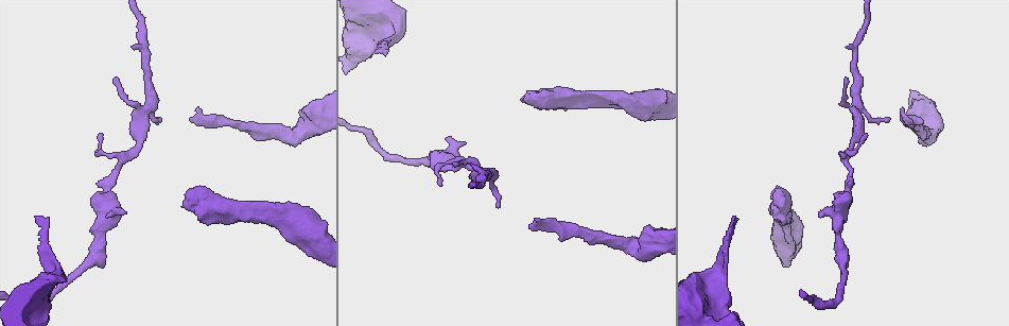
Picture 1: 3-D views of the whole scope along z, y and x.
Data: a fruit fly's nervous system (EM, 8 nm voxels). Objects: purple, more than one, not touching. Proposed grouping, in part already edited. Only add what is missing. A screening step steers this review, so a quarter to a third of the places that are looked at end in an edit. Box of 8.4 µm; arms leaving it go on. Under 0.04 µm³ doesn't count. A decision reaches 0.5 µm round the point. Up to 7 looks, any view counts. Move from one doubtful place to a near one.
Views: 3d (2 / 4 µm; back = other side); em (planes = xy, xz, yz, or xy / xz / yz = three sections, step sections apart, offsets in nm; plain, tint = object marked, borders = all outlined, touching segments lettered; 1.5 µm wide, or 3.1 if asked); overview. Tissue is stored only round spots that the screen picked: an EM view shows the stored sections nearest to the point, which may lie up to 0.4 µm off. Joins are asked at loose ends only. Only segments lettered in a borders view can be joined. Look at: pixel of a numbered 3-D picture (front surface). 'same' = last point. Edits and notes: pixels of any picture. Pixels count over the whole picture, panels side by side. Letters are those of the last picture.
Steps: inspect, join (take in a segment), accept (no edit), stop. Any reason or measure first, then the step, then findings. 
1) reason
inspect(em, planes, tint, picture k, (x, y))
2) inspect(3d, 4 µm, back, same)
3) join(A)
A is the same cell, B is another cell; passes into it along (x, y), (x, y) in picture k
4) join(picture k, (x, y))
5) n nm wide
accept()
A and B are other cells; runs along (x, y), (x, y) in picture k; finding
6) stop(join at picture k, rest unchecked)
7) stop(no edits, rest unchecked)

thin end
inspect(em, planes, borders, picture 1, (375, 51))

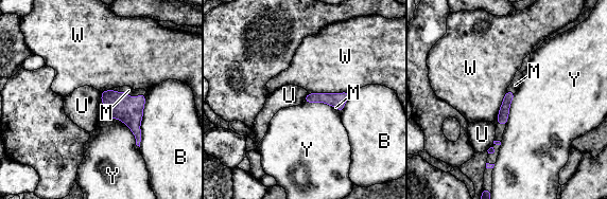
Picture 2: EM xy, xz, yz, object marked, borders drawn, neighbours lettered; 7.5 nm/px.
join(M)
M is the same cell, B, U, W and Y are other cells; passes into it along (118, 105), (128, 95), (128, 90) in picture 2; it goes on there

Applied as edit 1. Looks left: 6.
redraw
inspect(overview)

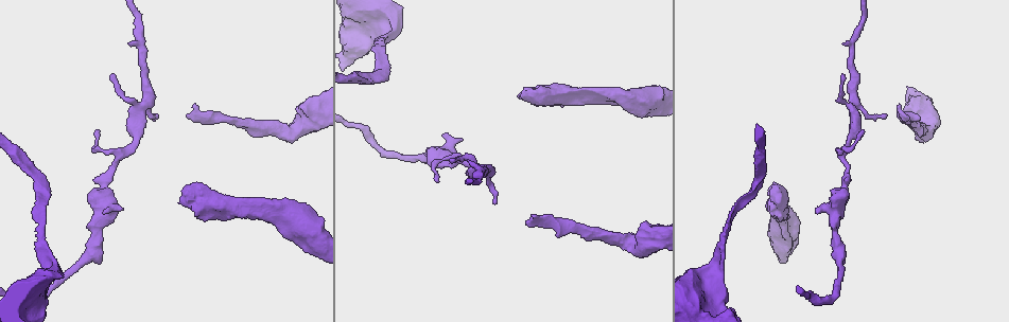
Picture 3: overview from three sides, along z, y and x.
long arm stops here
inspect(em, planes, borders, picture 3, (900, 105))

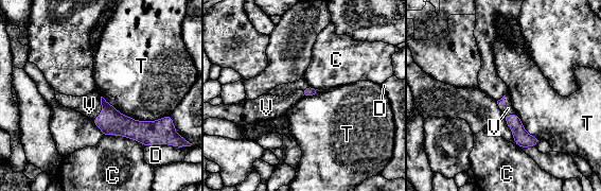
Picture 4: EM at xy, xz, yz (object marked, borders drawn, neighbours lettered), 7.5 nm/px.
T touches over 550 nm
join(V)
V is the same cell, C, D and T are other cells; passes into it along (110, 121), (103, 107), (89, 105) in picture 4; it goes on there

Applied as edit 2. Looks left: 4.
redraw
inspect(overview)

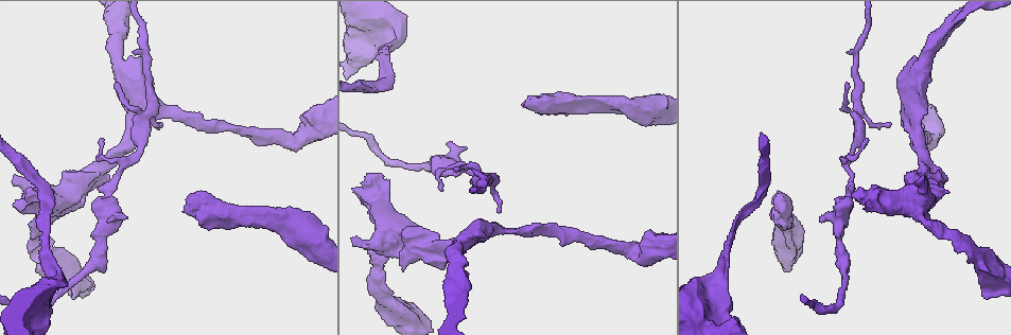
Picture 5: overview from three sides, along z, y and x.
inspect(3d, 2 µm, picture 5, (524, 106))

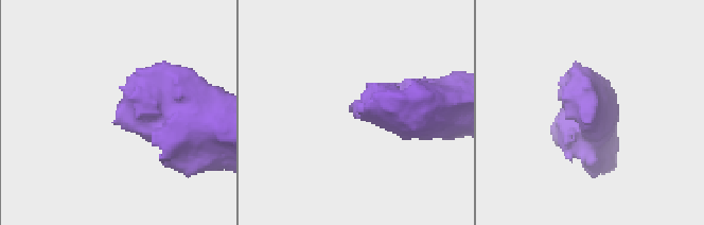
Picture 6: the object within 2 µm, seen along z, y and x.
need the tissue
inspect(em, planes, borders, picture 6, (360, 112))

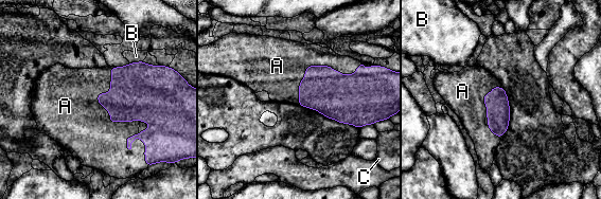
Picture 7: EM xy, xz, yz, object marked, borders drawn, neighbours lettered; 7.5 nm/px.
join(A)
A is the same cell, B and C are other cells; passes into it along (322, 89), (318, 66), (285, 62) in picture 7; the neuron continues

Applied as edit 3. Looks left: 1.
stop(join at picture 2, join at picture 4, join at picture 7, rest unchecked)

